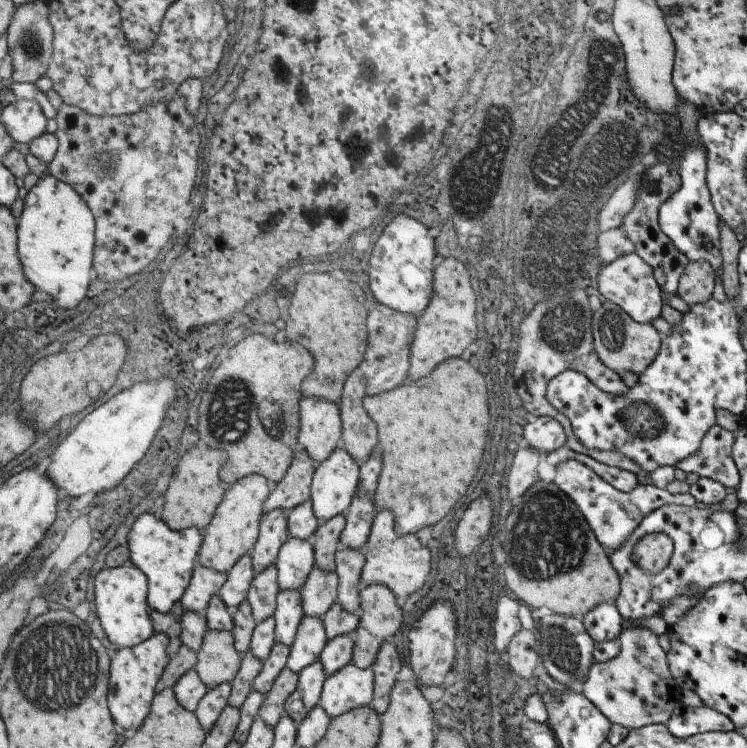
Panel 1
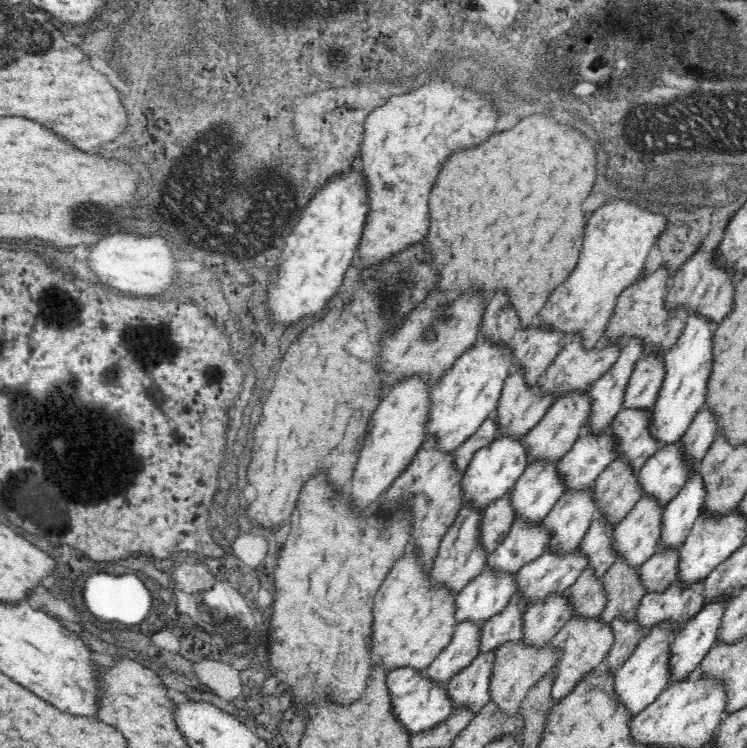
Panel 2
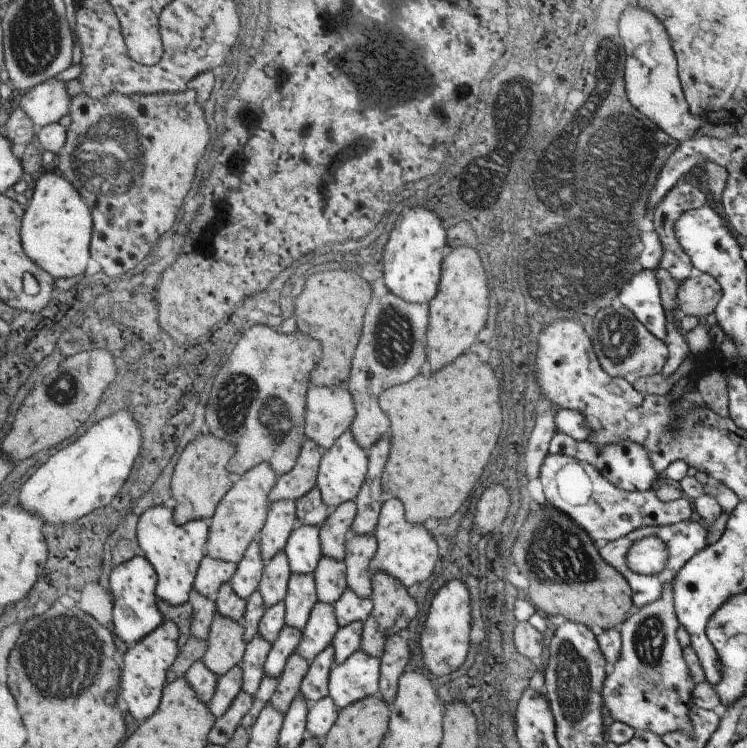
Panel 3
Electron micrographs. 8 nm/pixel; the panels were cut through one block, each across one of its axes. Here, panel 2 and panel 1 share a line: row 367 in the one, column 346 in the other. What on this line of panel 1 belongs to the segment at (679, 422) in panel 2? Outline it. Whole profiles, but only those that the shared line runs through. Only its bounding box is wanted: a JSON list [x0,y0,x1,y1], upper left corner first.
[321,664,375,720]

